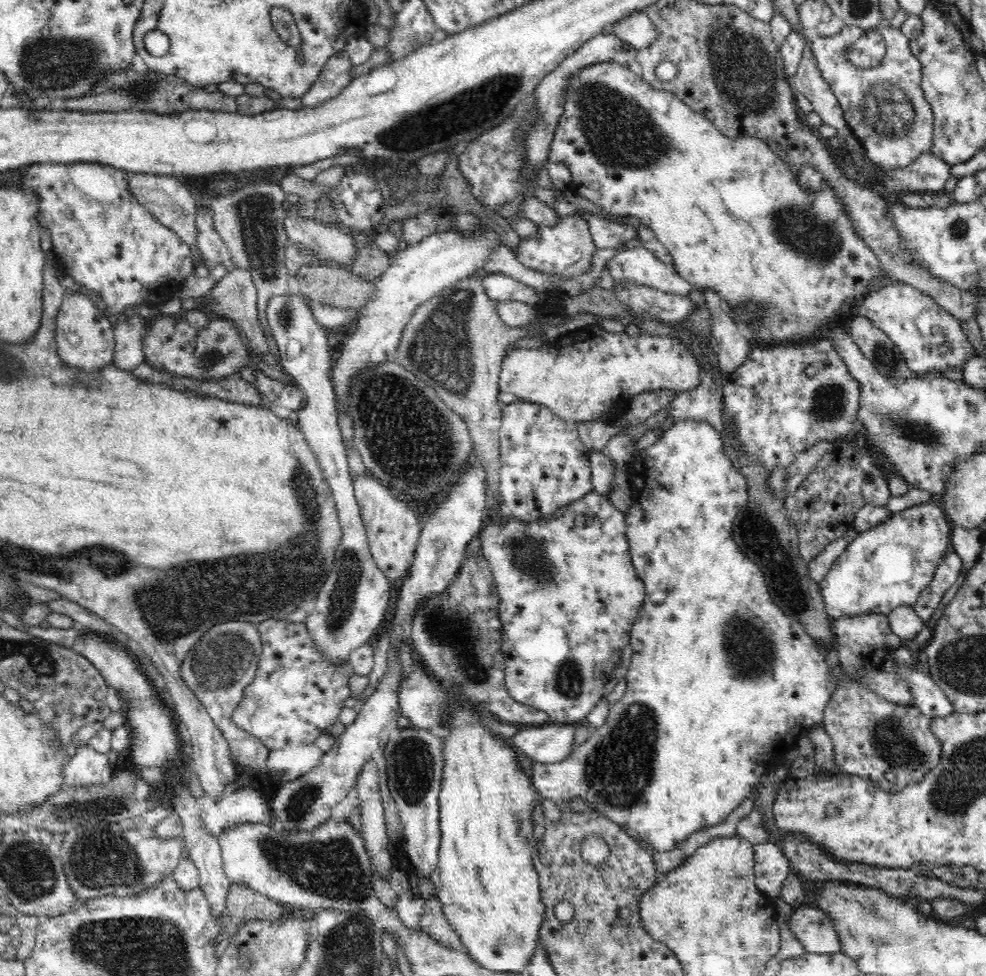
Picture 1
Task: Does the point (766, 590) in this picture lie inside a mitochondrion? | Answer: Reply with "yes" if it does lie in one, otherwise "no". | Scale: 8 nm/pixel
yes

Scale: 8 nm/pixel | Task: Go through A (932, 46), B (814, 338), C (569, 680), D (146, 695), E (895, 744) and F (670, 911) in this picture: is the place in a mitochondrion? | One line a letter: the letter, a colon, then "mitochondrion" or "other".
A: other
B: other
C: mitochondrion
D: other
E: mitochondrion
F: other

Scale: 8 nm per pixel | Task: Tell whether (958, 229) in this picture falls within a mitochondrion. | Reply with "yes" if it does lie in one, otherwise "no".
yes

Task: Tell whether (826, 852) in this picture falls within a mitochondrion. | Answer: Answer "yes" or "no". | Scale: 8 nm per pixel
no

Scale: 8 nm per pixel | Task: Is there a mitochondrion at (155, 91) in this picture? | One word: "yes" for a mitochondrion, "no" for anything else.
yes

